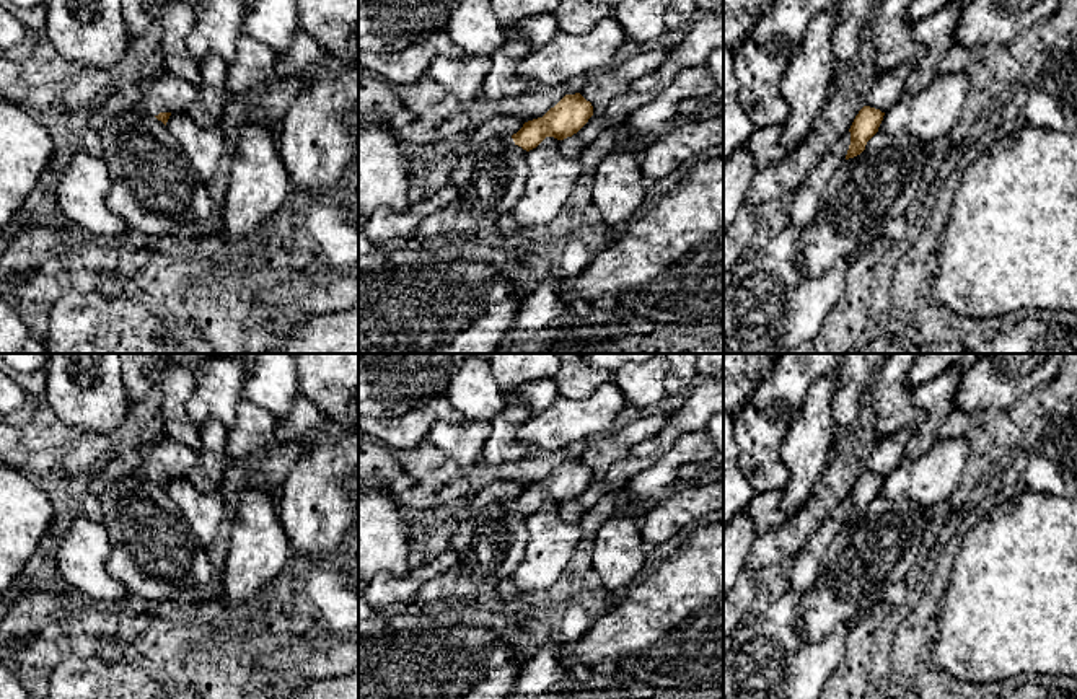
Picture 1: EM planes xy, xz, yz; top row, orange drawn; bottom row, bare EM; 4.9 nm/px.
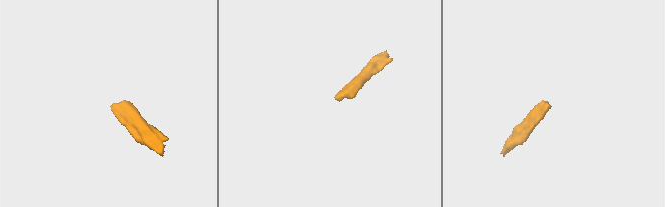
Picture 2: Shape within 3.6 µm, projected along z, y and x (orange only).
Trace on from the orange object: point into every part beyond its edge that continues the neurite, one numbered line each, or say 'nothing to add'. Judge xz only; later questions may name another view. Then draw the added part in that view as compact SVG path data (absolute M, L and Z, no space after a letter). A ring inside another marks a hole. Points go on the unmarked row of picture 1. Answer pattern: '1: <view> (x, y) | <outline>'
nothing to add

